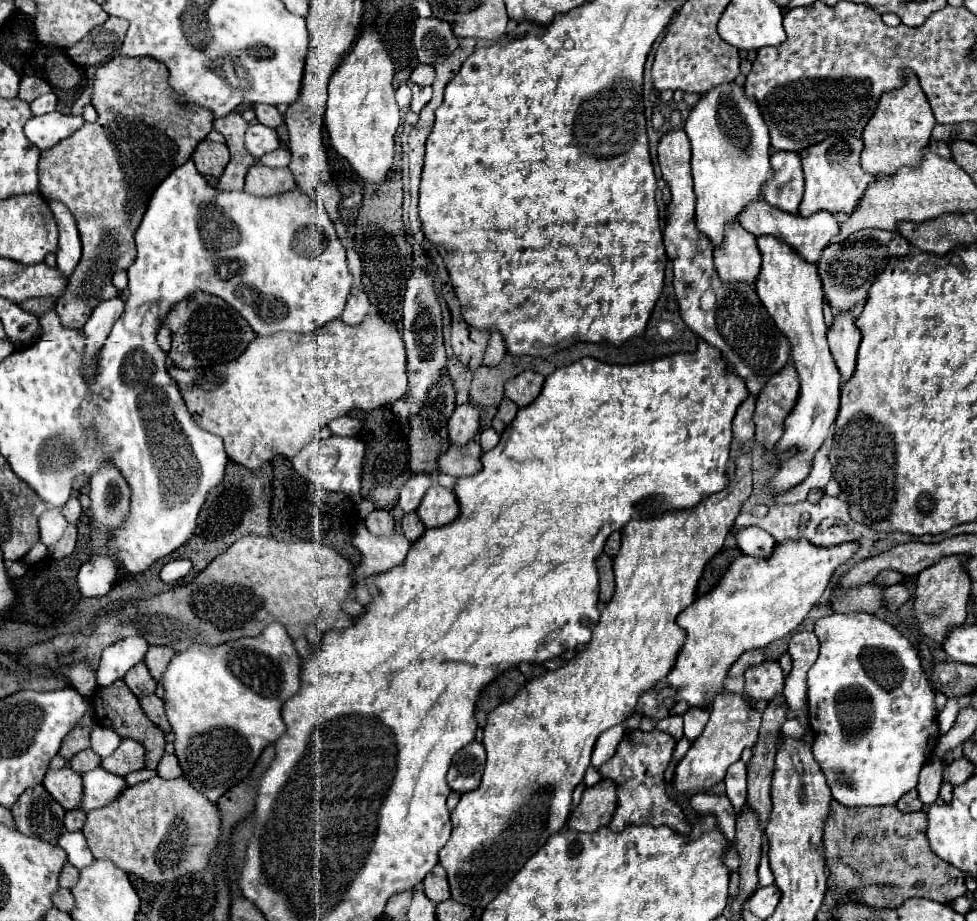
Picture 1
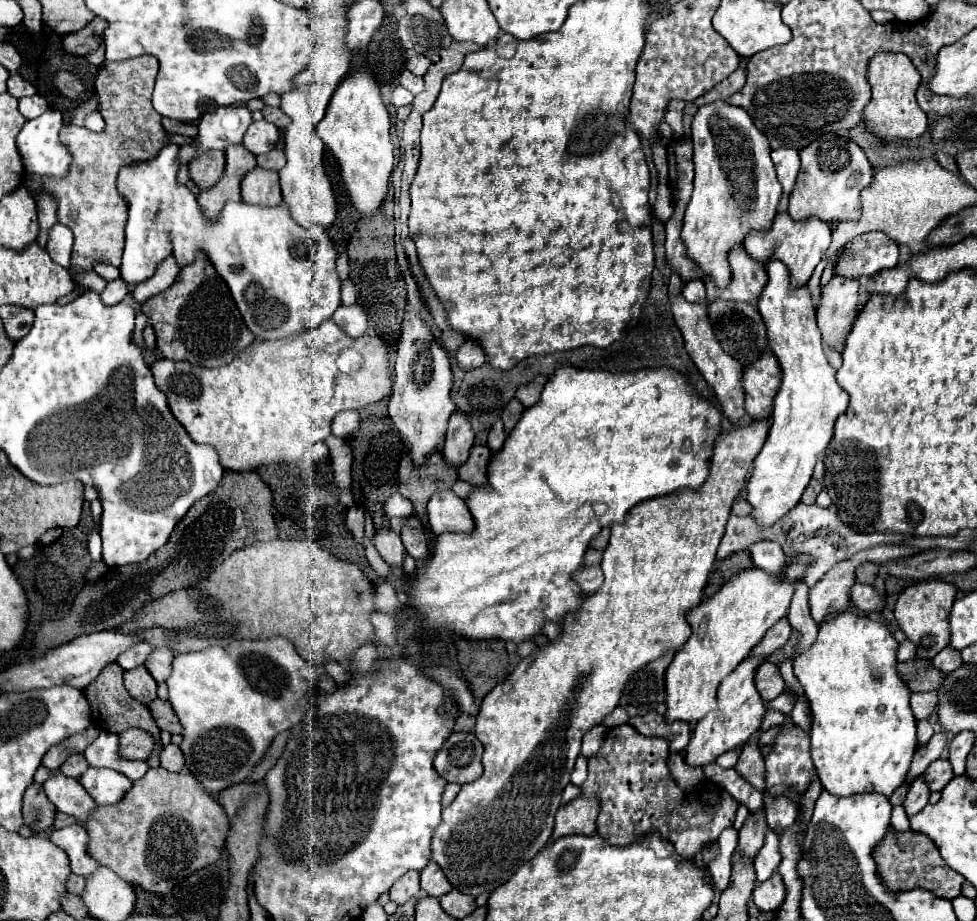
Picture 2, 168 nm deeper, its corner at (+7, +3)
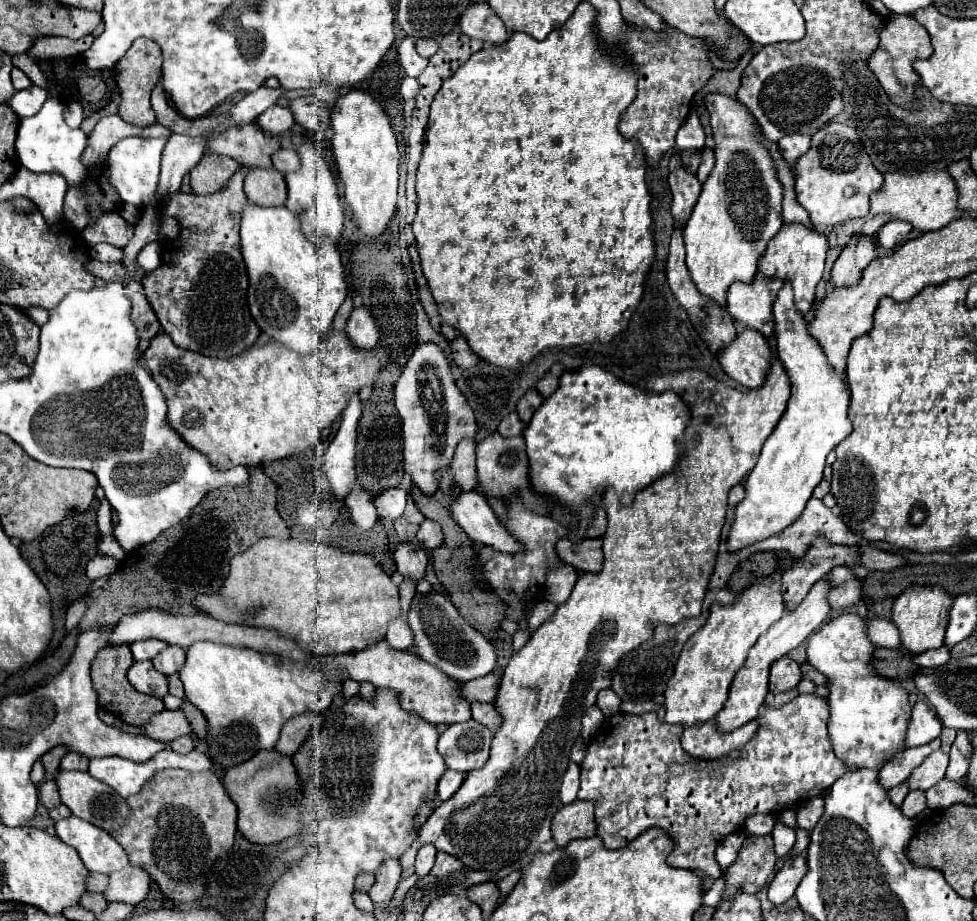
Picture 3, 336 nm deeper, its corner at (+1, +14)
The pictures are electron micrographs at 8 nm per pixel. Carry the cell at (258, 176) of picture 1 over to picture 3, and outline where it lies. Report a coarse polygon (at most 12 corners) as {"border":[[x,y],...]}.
{"border":[[274,168],[248,170],[244,192],[258,206],[284,206],[284,176]]}

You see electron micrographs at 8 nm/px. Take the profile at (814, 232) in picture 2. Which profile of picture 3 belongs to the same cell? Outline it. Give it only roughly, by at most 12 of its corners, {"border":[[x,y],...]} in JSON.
{"border":[[784,224],[760,272],[788,280],[806,314],[822,280],[826,236]]}

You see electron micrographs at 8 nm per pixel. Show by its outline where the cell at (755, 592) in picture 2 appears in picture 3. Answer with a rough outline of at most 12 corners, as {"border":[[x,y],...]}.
{"border":[[772,578],[714,604],[664,690],[664,720],[714,720],[784,614]]}

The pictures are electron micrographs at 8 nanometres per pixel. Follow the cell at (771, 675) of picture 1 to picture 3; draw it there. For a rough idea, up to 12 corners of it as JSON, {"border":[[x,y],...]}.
{"border":[[782,656],[770,670],[770,692],[788,692],[802,680],[800,666]]}

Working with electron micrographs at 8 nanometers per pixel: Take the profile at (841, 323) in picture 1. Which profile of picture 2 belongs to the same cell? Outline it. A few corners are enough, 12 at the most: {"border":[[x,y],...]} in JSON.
{"border":[[834,277],[822,291],[818,327],[842,351],[858,309],[858,281]]}

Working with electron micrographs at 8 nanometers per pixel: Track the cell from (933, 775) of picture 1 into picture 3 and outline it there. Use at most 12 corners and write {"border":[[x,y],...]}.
{"border":[[922,790],[908,792],[900,806],[906,818],[922,814],[926,796]]}

